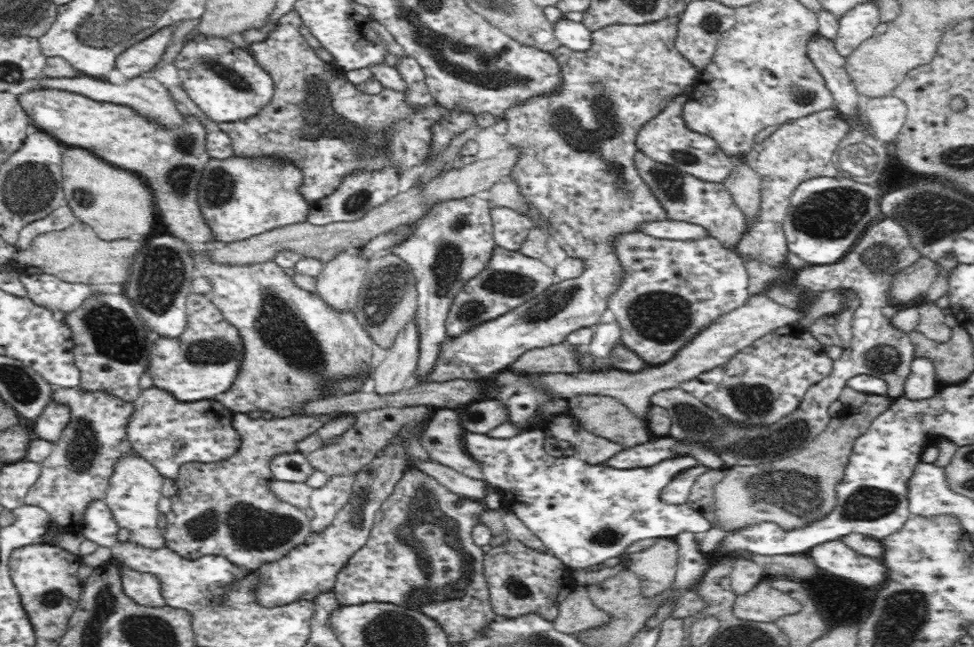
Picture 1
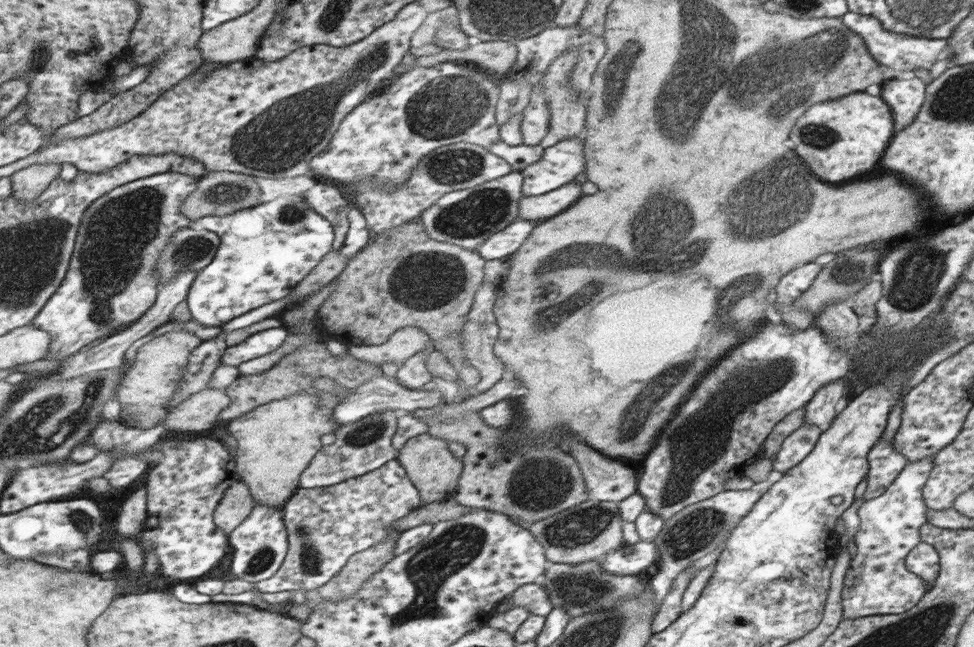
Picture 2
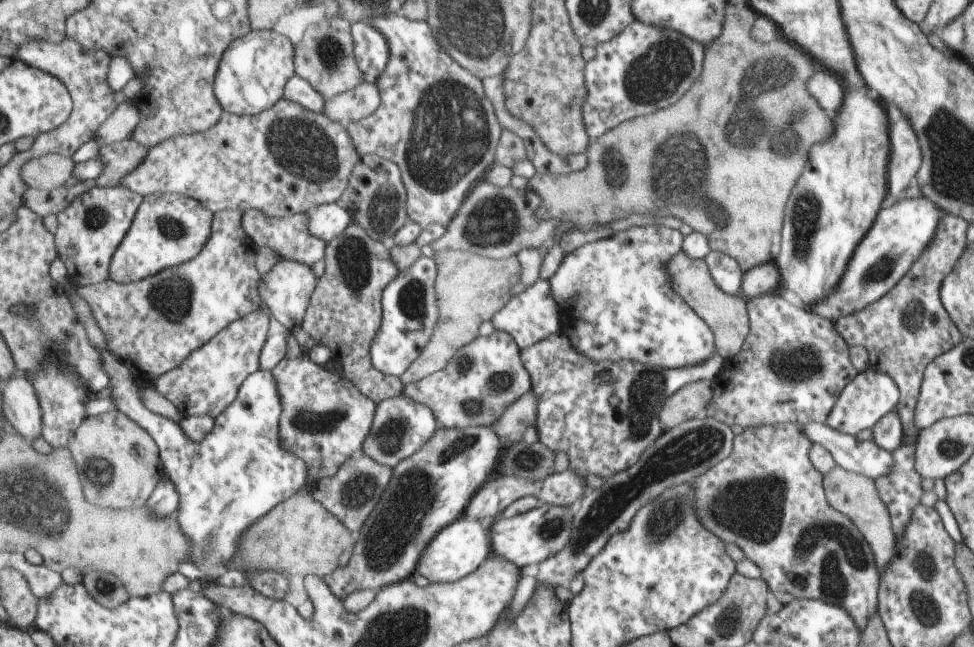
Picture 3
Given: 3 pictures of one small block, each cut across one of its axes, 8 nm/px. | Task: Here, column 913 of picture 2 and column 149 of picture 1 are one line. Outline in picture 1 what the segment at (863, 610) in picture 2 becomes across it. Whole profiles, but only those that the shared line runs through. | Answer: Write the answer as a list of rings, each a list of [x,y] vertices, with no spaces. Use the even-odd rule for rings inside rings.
[[[134,450],[130,456],[122,456],[122,460],[116,466],[116,472],[110,480],[110,486],[106,488],[106,504],[114,514],[116,524],[120,524],[122,528],[130,528],[132,530],[132,540],[134,544],[138,544],[138,548],[144,550],[152,550],[158,552],[162,548],[166,548],[166,540],[164,534],[160,534],[162,530],[158,528],[158,500],[162,498],[162,482],[166,478],[162,474],[158,474],[158,470],[144,458],[140,458]],[[116,558],[116,562],[122,568],[122,590],[124,594],[134,600],[140,606],[148,606],[148,608],[164,608],[166,600],[162,596],[162,588],[160,588],[160,580],[154,574],[144,574],[138,570],[128,568],[120,558]]]

